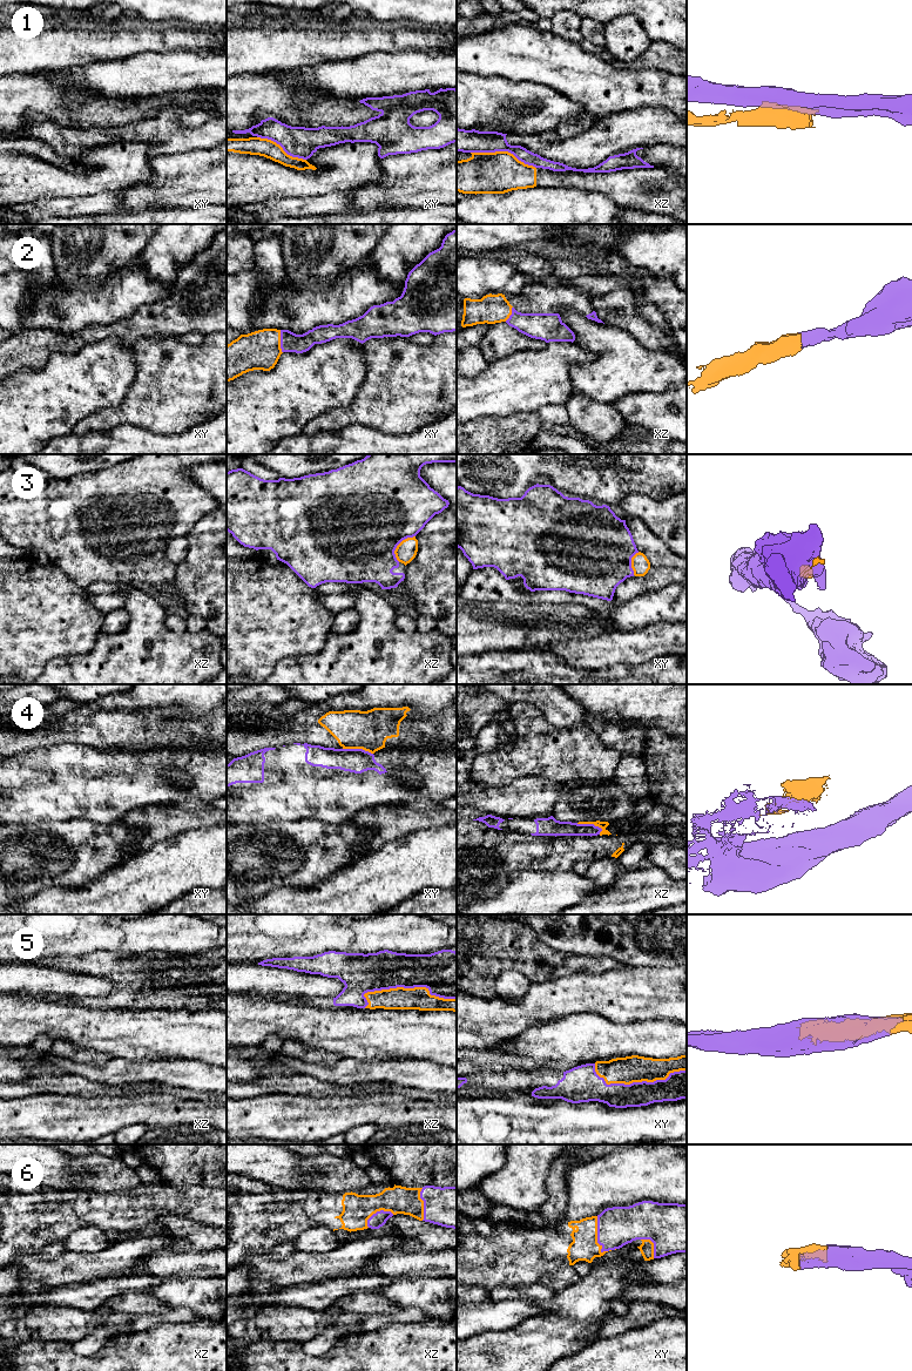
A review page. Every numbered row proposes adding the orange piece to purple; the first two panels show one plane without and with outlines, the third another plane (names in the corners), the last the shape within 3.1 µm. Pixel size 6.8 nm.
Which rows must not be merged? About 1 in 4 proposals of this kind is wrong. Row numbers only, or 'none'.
1, 3, 4

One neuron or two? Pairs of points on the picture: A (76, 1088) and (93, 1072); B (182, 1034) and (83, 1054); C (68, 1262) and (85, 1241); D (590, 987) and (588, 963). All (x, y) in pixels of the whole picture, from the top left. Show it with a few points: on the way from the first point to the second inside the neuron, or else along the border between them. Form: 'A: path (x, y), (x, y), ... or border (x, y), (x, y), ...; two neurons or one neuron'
A: border (60, 1068), (113, 1086); two neurons
B: border (72, 1041), (101, 1052), (108, 1052), (112, 1055); two neurons
C: border (103, 1249), (95, 1254), (67, 1251); two neurons
D: border (616, 967), (602, 972), (574, 972), (569, 974); two neurons

